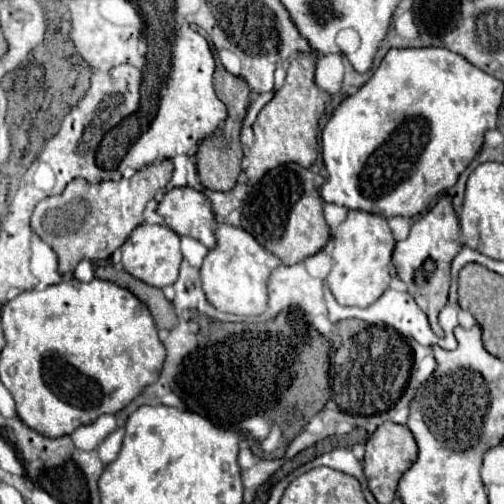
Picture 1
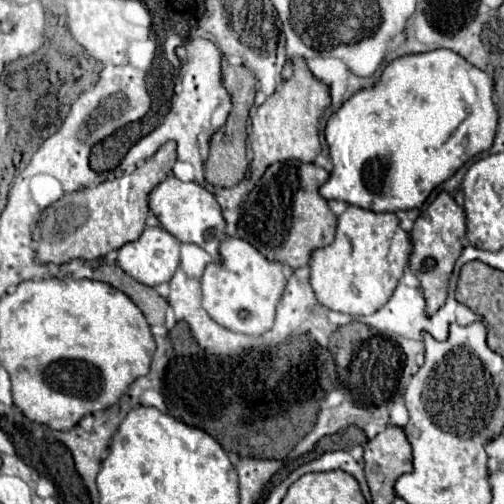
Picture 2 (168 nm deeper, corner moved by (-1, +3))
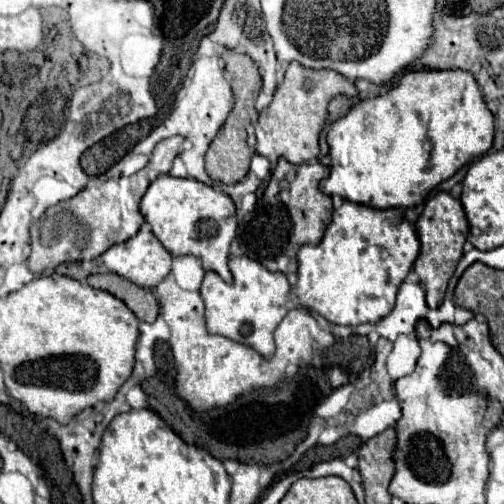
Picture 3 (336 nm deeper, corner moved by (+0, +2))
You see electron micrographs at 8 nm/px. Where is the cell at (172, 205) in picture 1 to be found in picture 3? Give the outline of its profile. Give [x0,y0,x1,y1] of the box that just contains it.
[140,175,238,283]

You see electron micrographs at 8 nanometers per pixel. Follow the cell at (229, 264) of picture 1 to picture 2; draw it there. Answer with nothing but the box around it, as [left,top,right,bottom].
[201,238,287,336]

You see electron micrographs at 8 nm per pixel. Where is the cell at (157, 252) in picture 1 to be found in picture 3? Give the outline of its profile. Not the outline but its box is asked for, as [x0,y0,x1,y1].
[102,229,172,289]

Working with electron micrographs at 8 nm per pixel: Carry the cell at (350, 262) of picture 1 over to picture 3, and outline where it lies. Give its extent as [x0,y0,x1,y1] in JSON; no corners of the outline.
[296,201,420,325]

